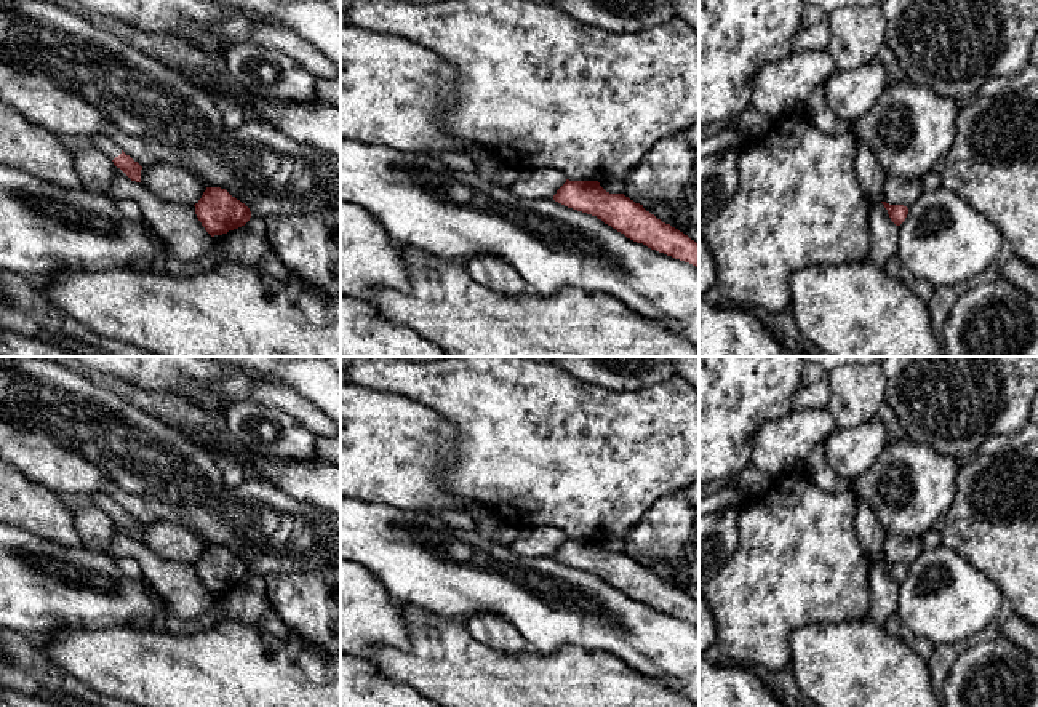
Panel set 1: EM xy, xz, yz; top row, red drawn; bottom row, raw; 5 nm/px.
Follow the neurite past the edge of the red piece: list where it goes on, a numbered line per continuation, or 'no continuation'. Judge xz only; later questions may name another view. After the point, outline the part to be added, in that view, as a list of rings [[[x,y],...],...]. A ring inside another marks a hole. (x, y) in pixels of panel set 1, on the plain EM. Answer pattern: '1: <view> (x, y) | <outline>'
1: xz (542, 541) | [[[539,526],[521,531],[507,547],[521,557],[553,557],[565,541],[566,534],[560,528]]]

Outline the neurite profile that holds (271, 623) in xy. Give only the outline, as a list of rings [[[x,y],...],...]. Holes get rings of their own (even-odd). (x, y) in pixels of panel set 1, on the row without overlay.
[[[272,608],[259,622],[259,630],[273,635],[278,640],[302,641],[275,613]]]

